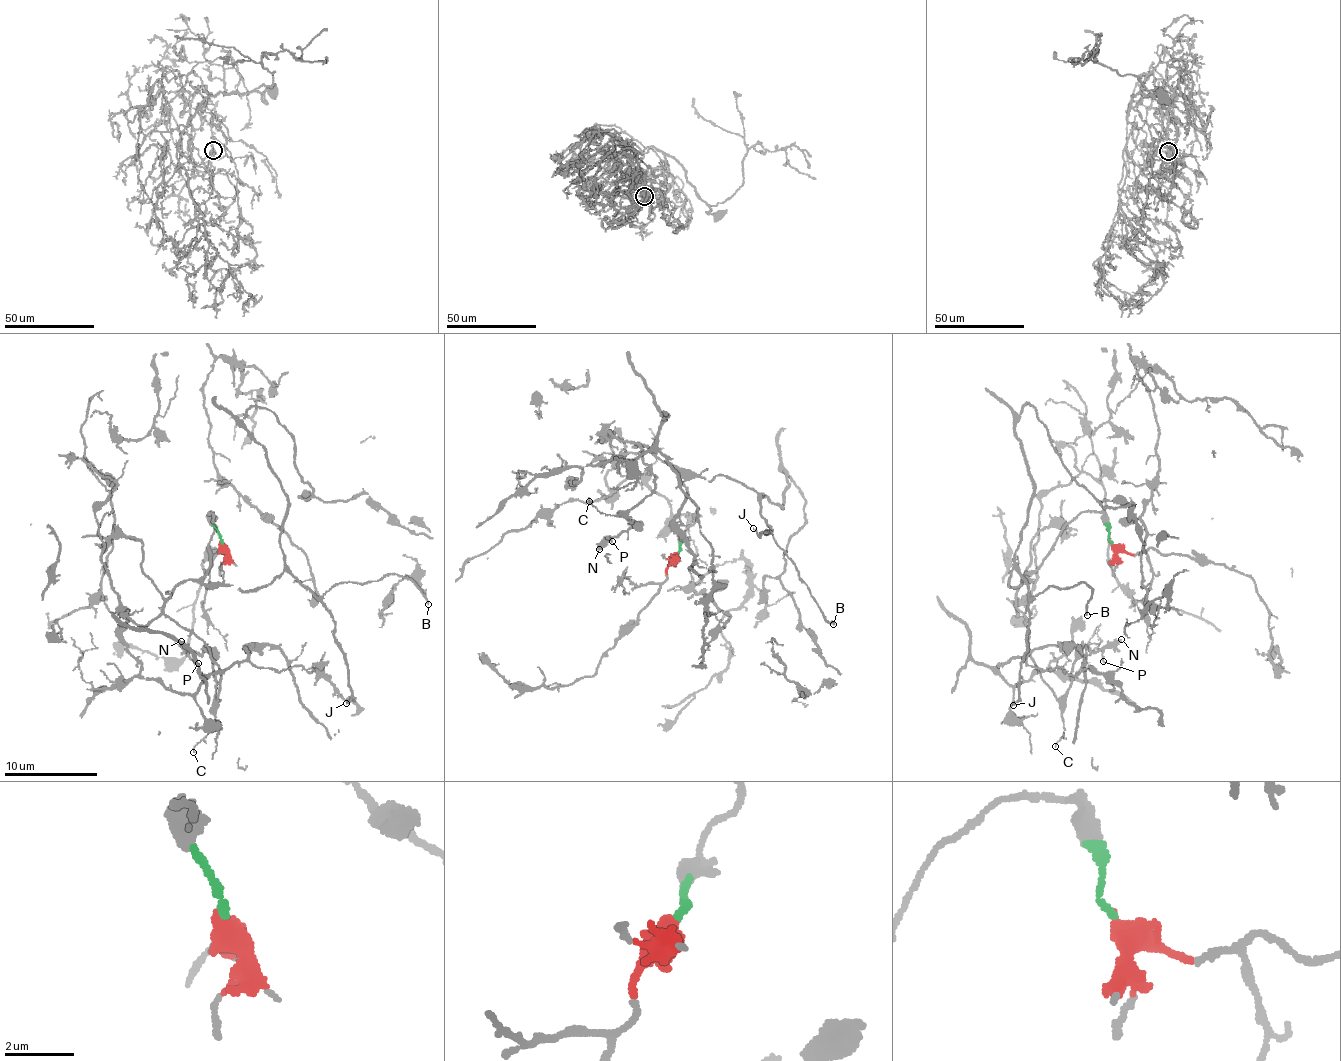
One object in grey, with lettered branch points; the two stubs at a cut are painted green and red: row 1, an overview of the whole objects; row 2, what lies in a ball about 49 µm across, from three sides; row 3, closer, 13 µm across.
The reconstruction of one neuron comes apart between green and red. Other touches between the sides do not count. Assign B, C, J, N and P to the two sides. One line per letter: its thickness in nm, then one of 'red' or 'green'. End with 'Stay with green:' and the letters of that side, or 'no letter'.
B: 140 nm | green
C: 110 nm | green
J: 120 nm | green
N: 360 nm | green
P: 130 nm | green
Stay with green: B, C, J, N, P

